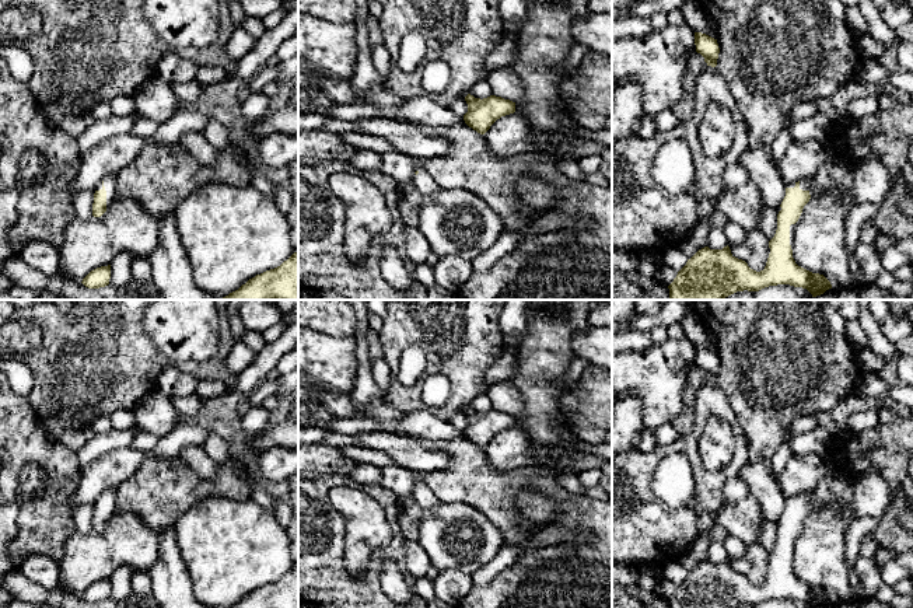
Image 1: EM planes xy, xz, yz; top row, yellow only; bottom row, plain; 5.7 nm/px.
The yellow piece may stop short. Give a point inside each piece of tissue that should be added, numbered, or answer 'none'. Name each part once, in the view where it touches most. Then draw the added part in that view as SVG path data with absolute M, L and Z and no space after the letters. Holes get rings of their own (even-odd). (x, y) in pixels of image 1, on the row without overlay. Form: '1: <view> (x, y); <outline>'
1: xy (109, 496); M119 486L108 489L95 502L95 504L99 504L102 502L106 504L106 521L116 511L116 492L118 492L118 488Z

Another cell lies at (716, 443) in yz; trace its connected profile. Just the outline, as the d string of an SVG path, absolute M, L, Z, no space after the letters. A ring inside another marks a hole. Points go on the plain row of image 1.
M716 416L709 417L699 436L697 445L707 471L718 471L727 467L735 448L731 424Z

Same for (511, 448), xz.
M515 426L497 433L483 452L489 468L497 472L528 468L538 460L535 443Z

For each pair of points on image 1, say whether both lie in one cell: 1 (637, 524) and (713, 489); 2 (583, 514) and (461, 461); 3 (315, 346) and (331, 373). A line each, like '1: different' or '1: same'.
1: same
2: same
3: same

